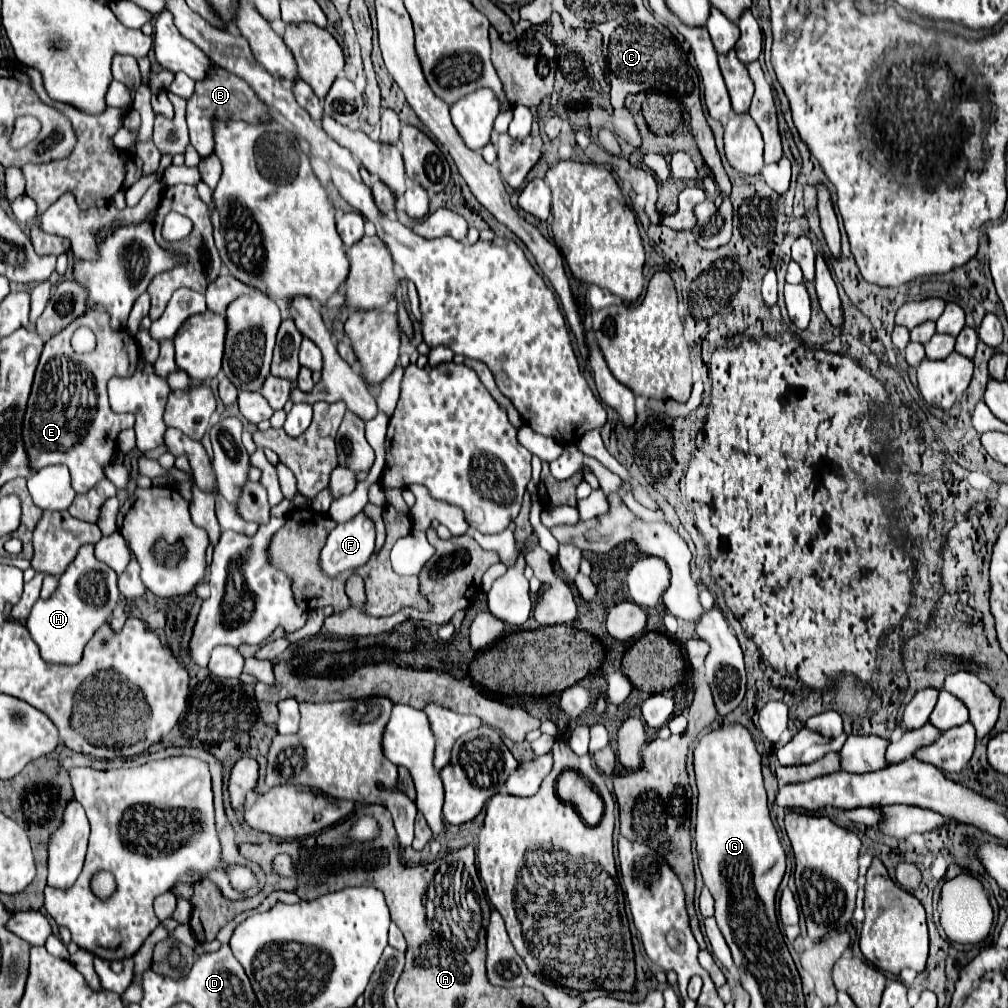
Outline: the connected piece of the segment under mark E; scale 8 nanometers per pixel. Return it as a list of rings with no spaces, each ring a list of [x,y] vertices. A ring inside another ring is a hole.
[[[87,310],[87,314],[81,314],[75,318],[67,328],[63,328],[59,334],[51,336],[45,342],[39,366],[35,370],[33,388],[27,400],[27,410],[23,418],[23,446],[29,458],[29,466],[33,472],[49,466],[49,464],[65,464],[71,472],[71,486],[77,494],[89,492],[95,482],[103,476],[103,466],[109,464],[111,454],[117,448],[117,436],[125,428],[133,428],[135,416],[133,414],[115,414],[107,402],[107,382],[113,376],[131,376],[135,370],[139,358],[139,350],[133,338],[127,336],[125,330],[119,330],[119,334],[111,334],[111,328],[107,326],[107,312],[105,310]],[[77,326],[89,326],[97,336],[97,348],[91,354],[75,354],[69,338]]]

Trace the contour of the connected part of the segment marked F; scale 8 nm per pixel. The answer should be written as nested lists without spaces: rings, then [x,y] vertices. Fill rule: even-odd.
[[[361,512],[345,524],[331,530],[319,558],[321,572],[337,578],[347,570],[361,568],[375,548],[375,524]]]

